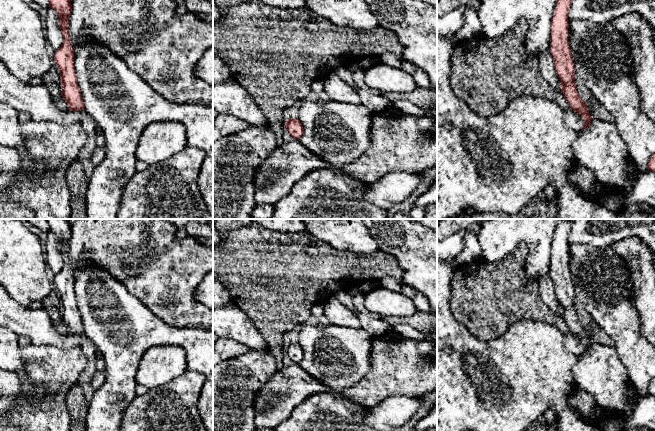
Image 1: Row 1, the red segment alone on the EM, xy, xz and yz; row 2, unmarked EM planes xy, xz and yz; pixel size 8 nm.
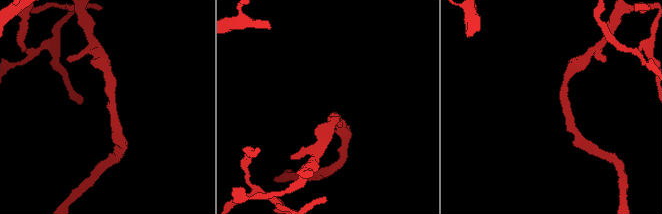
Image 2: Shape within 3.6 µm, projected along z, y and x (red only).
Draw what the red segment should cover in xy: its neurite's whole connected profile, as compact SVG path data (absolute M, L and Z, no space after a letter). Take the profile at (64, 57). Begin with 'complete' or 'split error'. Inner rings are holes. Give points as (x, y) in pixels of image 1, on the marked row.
complete; M49 0L49 7L57 12L60 19L59 26L64 41L61 47L54 54L61 77L61 96L65 99L68 109L71 111L81 111L84 109L84 102L78 86L74 68L74 50L68 32L68 20L72 11L70 0Z

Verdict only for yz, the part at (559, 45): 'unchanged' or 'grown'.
unchanged

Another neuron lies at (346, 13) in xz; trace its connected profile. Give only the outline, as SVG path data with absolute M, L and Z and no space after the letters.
M305 0L305 8L341 27L369 30L379 26L365 0Z

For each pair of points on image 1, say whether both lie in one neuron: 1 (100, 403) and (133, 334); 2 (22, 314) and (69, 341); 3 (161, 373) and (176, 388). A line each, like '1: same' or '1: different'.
1: same
2: same
3: different

